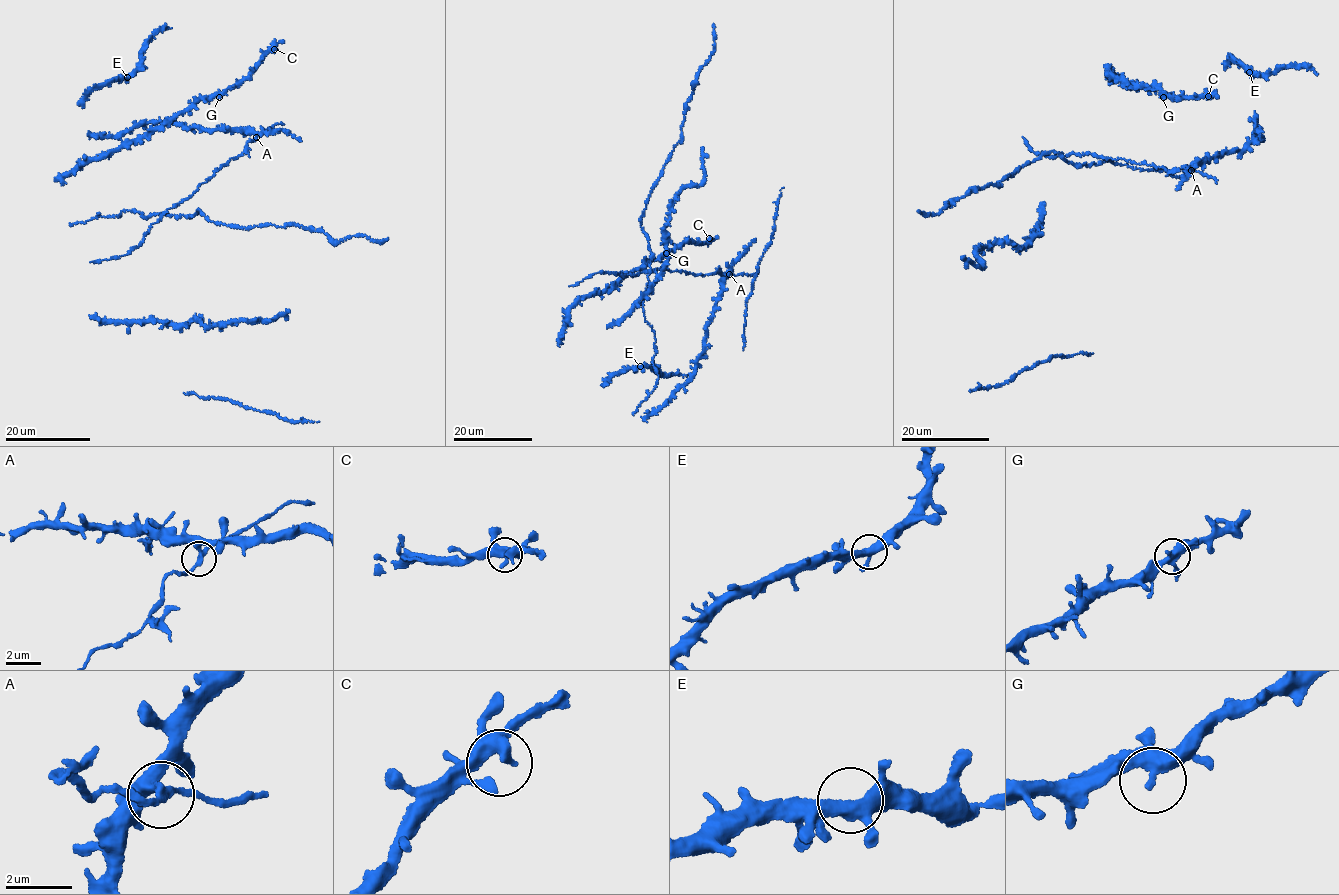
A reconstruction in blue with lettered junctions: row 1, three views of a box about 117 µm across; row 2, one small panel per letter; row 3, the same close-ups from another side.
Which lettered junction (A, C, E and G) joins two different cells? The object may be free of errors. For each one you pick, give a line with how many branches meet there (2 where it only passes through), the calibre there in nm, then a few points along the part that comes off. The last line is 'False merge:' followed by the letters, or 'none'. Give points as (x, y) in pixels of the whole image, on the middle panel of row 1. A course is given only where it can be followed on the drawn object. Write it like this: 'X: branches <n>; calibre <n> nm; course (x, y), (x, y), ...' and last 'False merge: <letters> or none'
A: branches 3; calibre 240 nm; course (729, 274), (714, 273), (703, 276), (661, 268), (625, 276), (600, 272), (569, 287)
False merge: A

